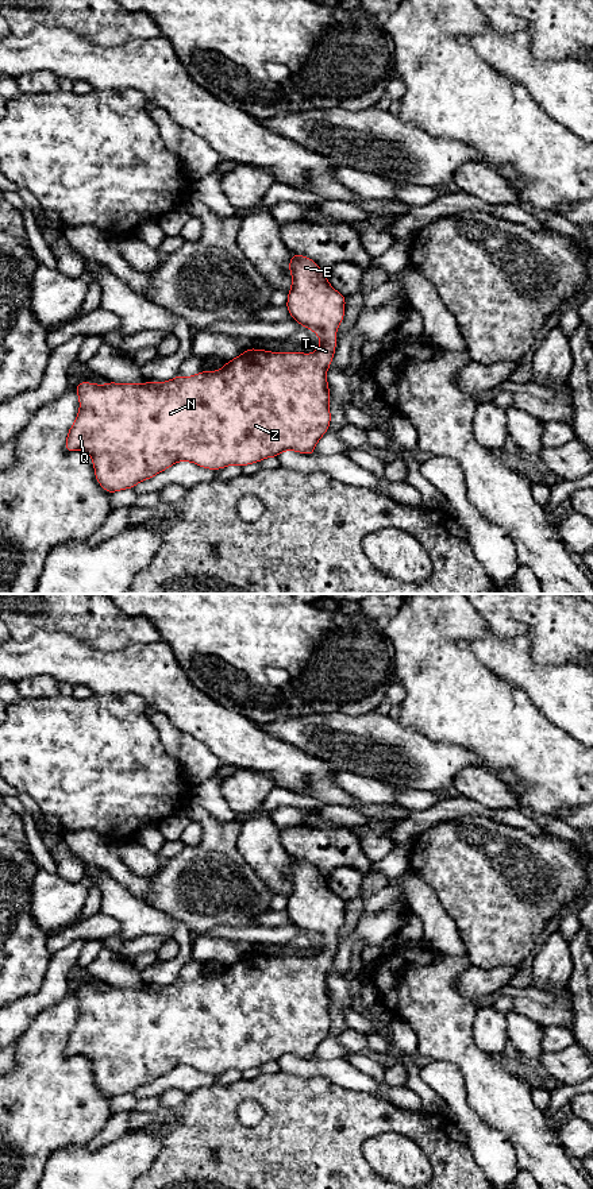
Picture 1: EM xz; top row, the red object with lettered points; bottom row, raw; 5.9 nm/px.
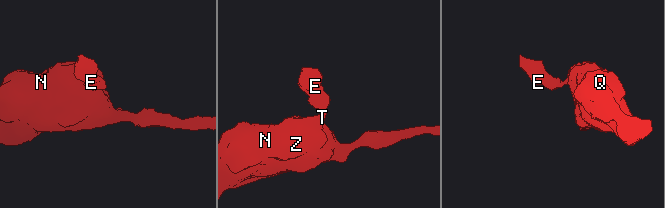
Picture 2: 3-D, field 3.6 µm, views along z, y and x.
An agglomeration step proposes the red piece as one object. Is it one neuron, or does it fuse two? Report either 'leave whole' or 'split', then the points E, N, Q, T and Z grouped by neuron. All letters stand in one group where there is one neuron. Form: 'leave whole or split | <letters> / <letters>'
leave whole | E N Q T Z

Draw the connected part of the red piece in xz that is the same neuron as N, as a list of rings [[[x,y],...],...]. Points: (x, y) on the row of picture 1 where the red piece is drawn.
[[[293,252],[289,260],[292,287],[288,292],[286,309],[292,319],[313,331],[320,340],[312,354],[270,352],[247,348],[217,371],[200,371],[192,377],[176,375],[166,382],[96,385],[78,382],[80,410],[66,435],[65,451],[84,451],[91,455],[97,483],[107,493],[134,489],[178,462],[190,462],[203,468],[220,470],[227,466],[249,466],[266,458],[277,458],[285,451],[313,455],[317,441],[331,424],[327,370],[336,348],[338,327],[344,319],[346,297],[335,290],[319,265],[307,256]]]

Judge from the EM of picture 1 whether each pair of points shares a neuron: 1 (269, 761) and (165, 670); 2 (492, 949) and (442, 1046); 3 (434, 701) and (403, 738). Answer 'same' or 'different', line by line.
1: same
2: different
3: different

